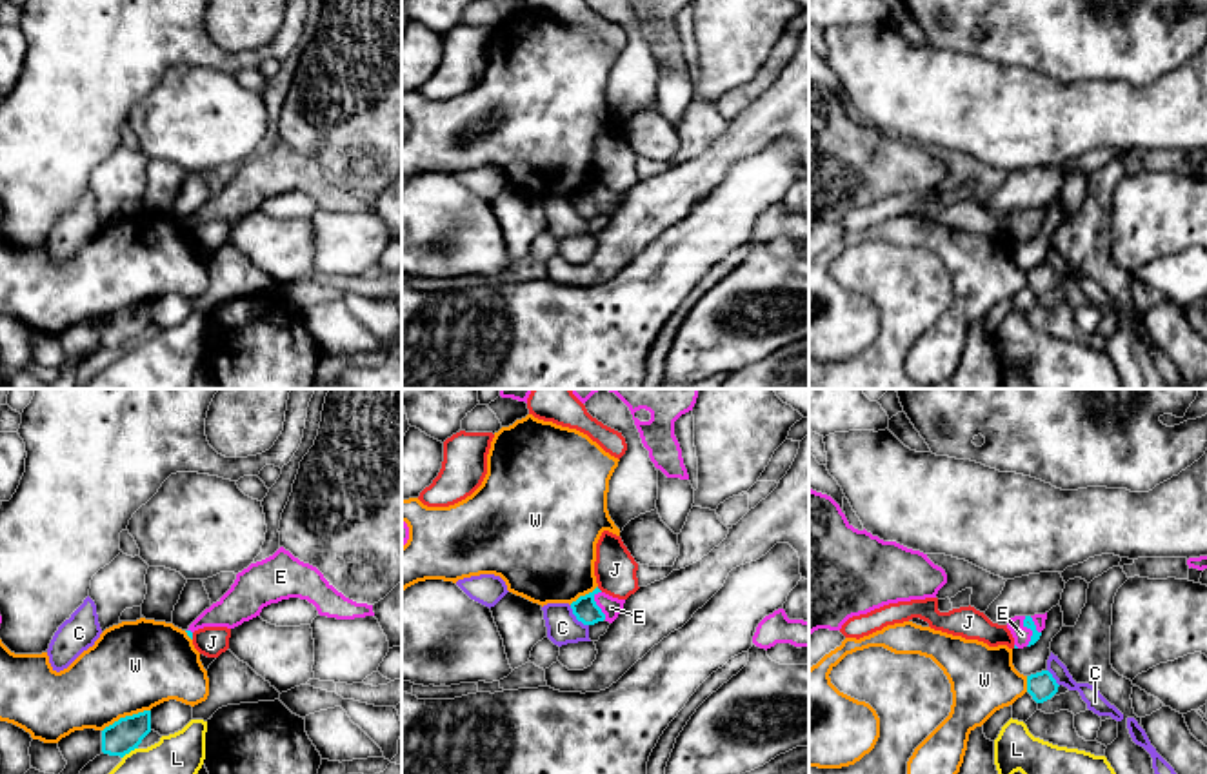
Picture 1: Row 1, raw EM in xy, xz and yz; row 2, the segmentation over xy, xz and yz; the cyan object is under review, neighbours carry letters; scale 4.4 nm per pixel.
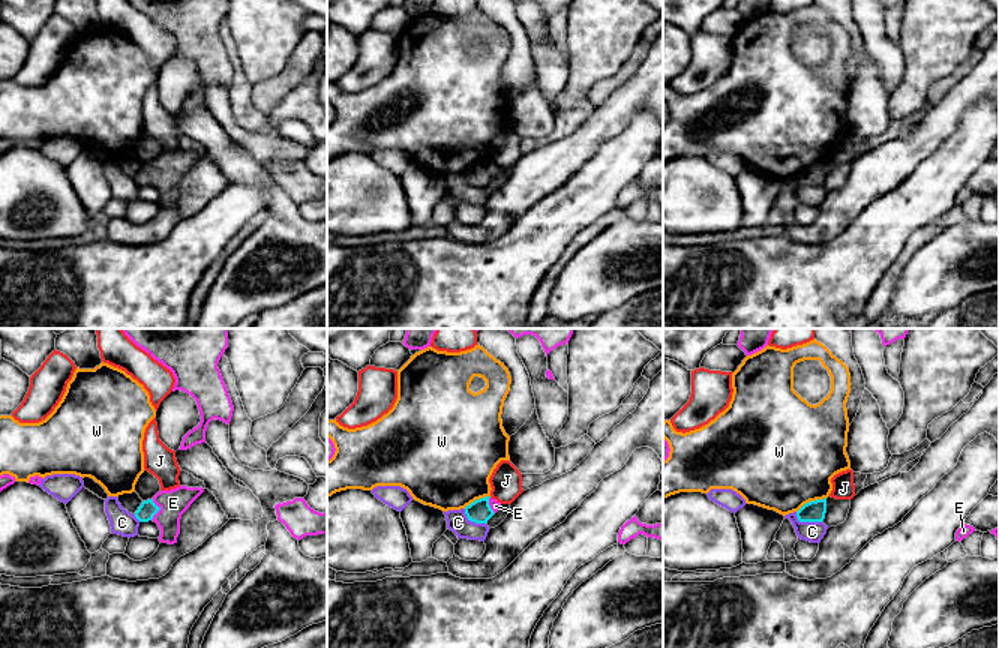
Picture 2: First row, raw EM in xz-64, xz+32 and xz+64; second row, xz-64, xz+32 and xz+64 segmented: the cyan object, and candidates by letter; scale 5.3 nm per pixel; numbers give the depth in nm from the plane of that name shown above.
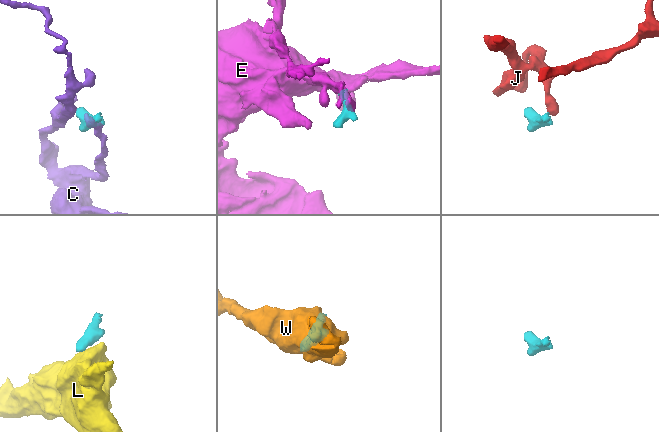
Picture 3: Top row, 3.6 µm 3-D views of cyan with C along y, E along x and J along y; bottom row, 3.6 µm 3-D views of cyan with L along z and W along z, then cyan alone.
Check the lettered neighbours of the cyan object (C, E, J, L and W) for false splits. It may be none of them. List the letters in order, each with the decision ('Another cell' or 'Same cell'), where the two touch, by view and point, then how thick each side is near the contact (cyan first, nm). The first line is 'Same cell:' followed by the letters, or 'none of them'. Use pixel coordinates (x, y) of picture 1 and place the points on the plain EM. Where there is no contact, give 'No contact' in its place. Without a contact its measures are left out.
Same cell: E
C: Another cell. Touches cyan at xz (577, 211). Thickness 110 nm (cyan) against 140 nm
E: Same cell. Touches cyan at yz (1033, 224). Thickness 50 nm (cyan) against 80 nm
J: Another cell. Touches cyan at xz (598, 182). Thickness 110 nm (cyan) against 190 nm
L: Another cell. Touches cyan at xy (129, 344). Thickness 150 nm (cyan) against 380 nm
W: Another cell. Touches cyan at xy (126, 309). Thickness 150 nm (cyan) against 400 nm

